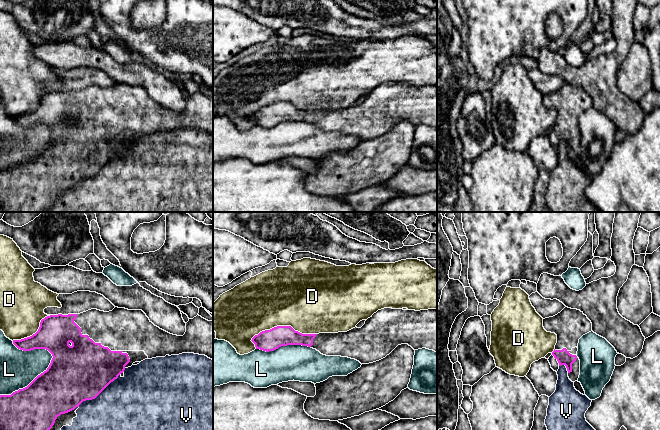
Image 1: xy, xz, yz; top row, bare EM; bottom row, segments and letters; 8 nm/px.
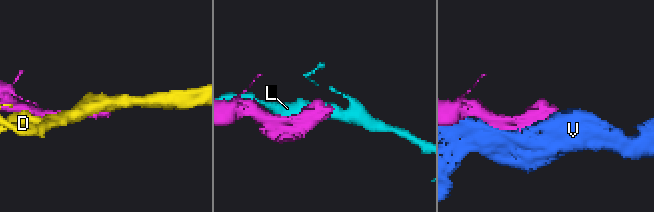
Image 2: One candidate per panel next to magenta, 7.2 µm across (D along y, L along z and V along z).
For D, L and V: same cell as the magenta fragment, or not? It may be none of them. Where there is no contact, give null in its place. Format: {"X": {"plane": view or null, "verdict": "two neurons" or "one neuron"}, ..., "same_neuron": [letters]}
{"D": {"plane": "xz", "verdict": "two neurons"}, "L": {"plane": "xy", "verdict": "two neurons"}, "V": {"plane": "xy", "verdict": "two neurons"}, "same_neuron": []}

